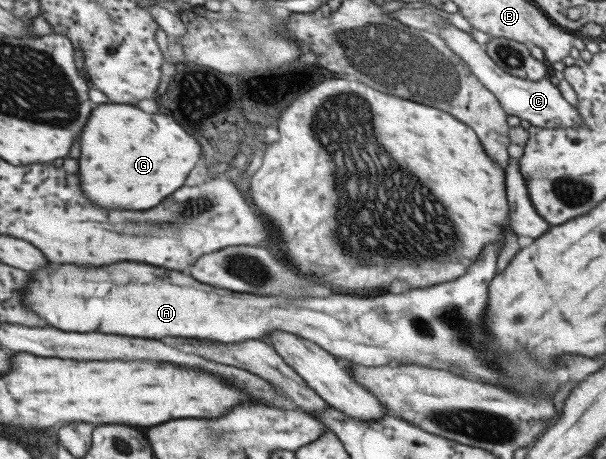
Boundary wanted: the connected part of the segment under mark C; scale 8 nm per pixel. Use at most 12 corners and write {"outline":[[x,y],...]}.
{"outline":[[435,33],[495,96],[506,115],[536,128],[576,127],[582,117],[547,78],[497,67],[470,34]]}

